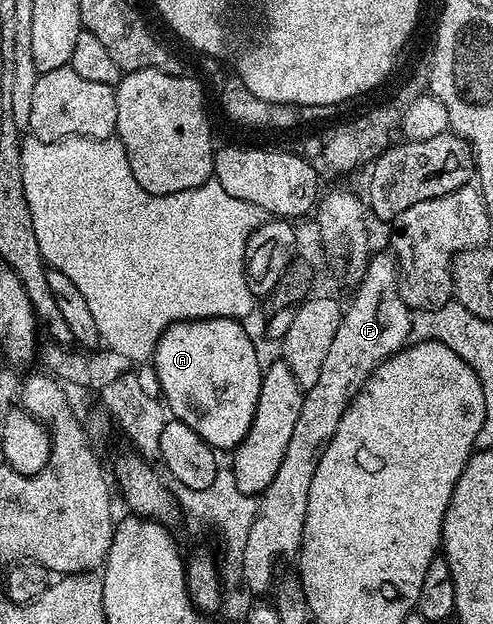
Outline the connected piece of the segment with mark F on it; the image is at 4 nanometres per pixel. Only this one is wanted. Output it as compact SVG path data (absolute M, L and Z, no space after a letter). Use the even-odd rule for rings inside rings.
M374 253L369 259L369 266L365 269L365 275L356 283L353 294L353 303L344 307L339 324L339 332L335 332L335 340L331 340L331 348L323 360L323 369L319 372L319 380L309 390L304 391L303 404L297 408L295 420L295 432L283 443L281 463L275 472L275 480L265 488L265 493L260 495L258 512L254 518L254 526L250 530L247 539L246 551L243 553L242 576L244 589L249 589L253 594L265 594L274 589L275 575L273 569L280 558L288 554L296 555L301 549L301 533L307 516L307 504L313 492L315 480L315 468L331 440L335 436L335 428L339 428L339 420L343 420L343 412L353 402L358 392L365 387L365 381L373 375L373 369L383 359L404 350L411 338L413 328L413 314L409 306L403 300L397 283L397 264L392 253Z

